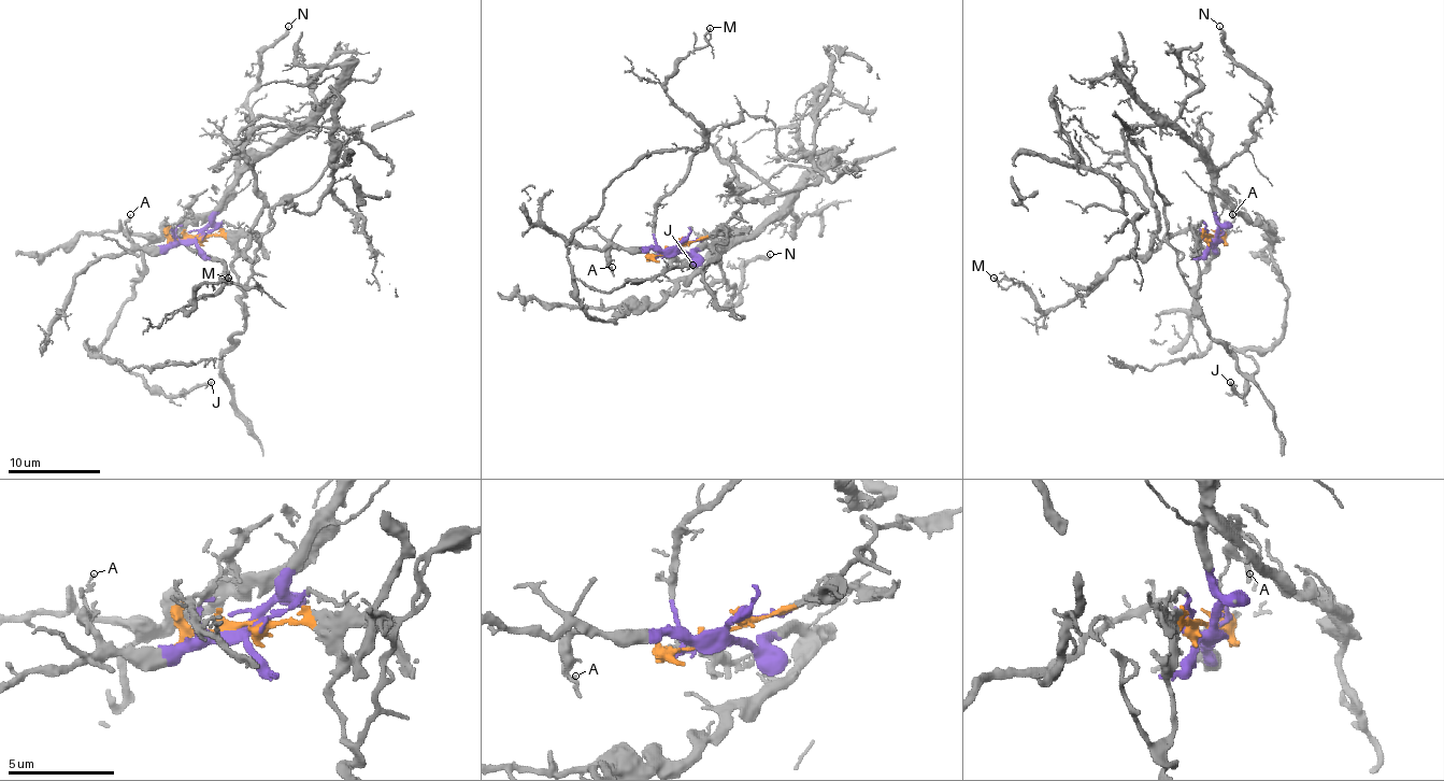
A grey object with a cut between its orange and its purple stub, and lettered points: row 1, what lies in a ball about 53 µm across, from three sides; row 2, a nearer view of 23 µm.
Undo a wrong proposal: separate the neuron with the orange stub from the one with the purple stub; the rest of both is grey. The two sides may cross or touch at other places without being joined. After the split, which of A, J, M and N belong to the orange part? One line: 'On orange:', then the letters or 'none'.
On orange: none

